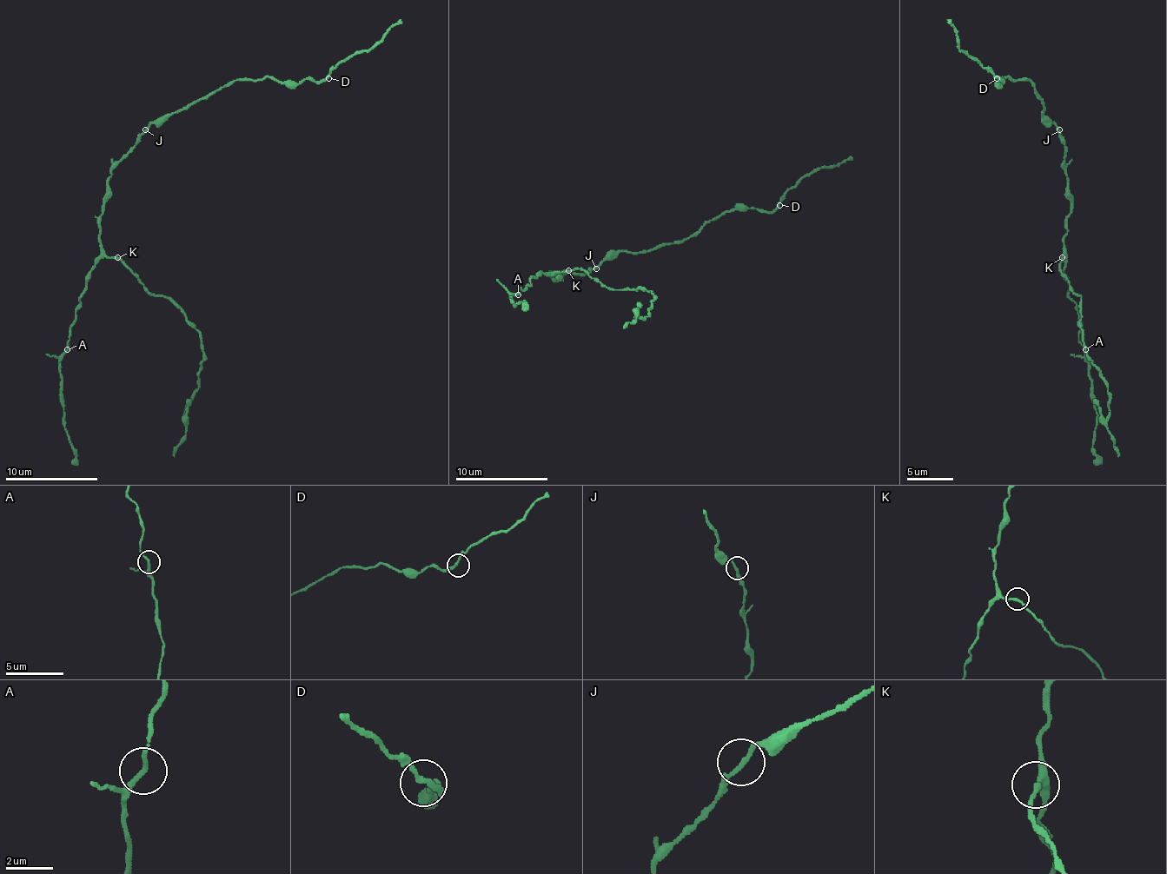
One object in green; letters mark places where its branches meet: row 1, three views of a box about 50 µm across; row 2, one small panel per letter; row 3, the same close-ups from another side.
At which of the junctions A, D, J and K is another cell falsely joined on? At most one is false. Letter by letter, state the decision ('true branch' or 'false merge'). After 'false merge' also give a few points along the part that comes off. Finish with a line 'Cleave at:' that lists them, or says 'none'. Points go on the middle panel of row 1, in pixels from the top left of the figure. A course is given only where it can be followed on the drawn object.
A: false merge; course (517, 294), (510, 298), (514, 305), (521, 301), (527, 305), (521, 310)
D: true branch
J: true branch
K: true branch
Cleave at: A

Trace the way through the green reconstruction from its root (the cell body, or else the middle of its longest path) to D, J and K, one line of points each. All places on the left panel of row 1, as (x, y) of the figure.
D: (117, 162), (152, 122), (236, 81), (301, 82), (306, 78), (328, 78)
J: (117, 162), (145, 129)
K: (117, 162), (110, 171), (108, 199), (103, 203), (103, 213), (99, 220), (99, 246), (108, 257), (117, 257)

